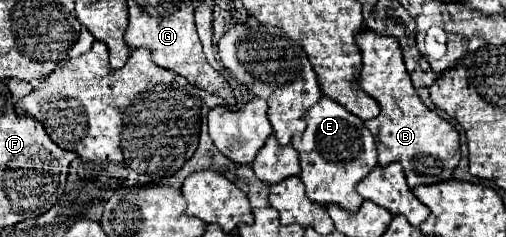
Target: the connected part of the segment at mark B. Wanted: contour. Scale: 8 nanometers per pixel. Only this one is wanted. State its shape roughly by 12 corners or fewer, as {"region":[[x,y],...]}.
{"region":[[360,31],[364,121],[410,189],[452,179],[458,133],[420,101],[396,37]]}

